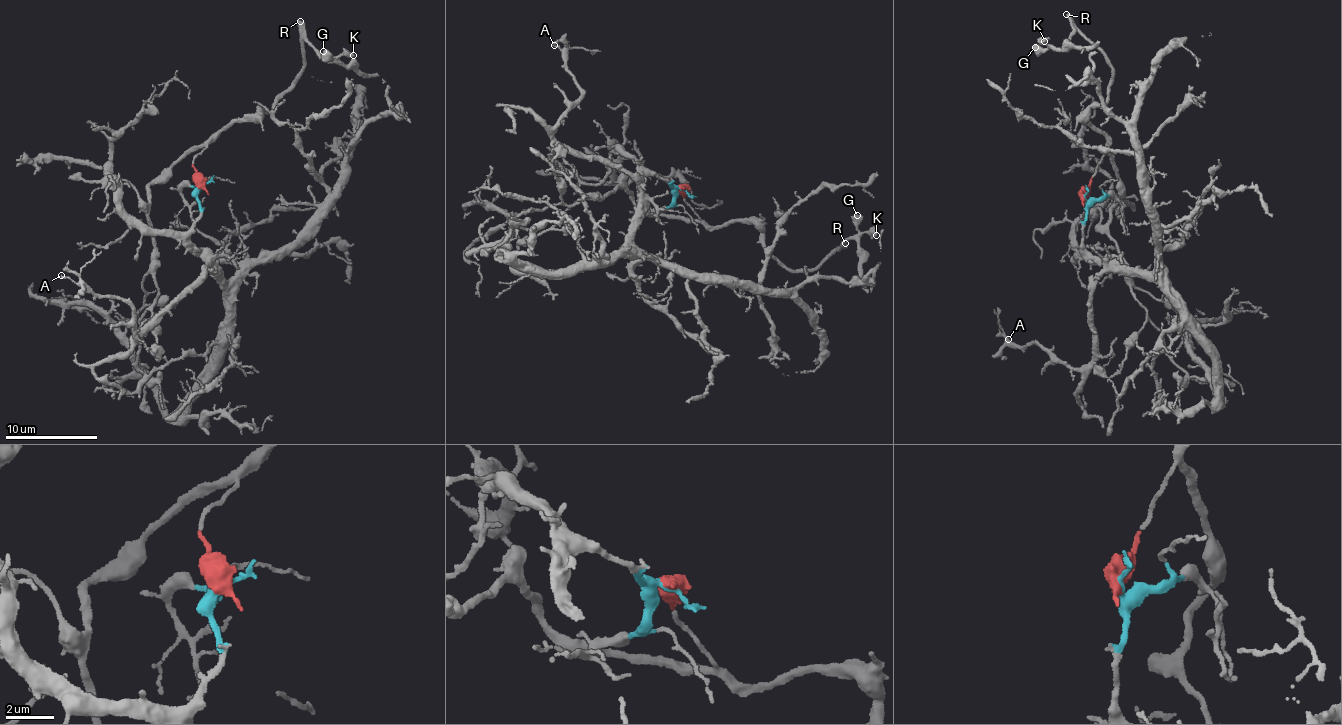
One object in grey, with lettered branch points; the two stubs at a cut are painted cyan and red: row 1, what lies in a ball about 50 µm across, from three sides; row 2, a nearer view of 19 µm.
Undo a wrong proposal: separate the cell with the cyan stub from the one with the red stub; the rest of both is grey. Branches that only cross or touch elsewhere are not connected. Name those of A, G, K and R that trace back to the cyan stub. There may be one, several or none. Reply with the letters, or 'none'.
A

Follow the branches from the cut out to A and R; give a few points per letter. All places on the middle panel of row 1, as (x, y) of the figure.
A: (682, 188), (651, 175), (639, 194), (632, 178), (579, 156), (554, 137), (560, 115), (581, 91), (554, 45)
R: (682, 188), (700, 219), (716, 227), (749, 220), (764, 240), (764, 248), (793, 271), (806, 272), (846, 243)

